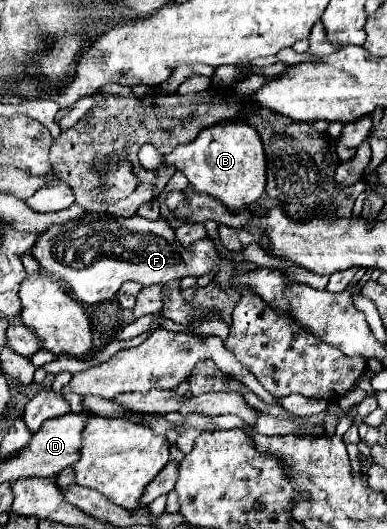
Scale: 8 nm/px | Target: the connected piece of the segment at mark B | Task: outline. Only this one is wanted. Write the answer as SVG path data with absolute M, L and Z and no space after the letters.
M221 121L205 127L195 141L177 145L167 155L167 161L185 173L195 191L219 199L229 211L249 207L249 203L255 203L265 191L267 159L259 133L247 121Z

